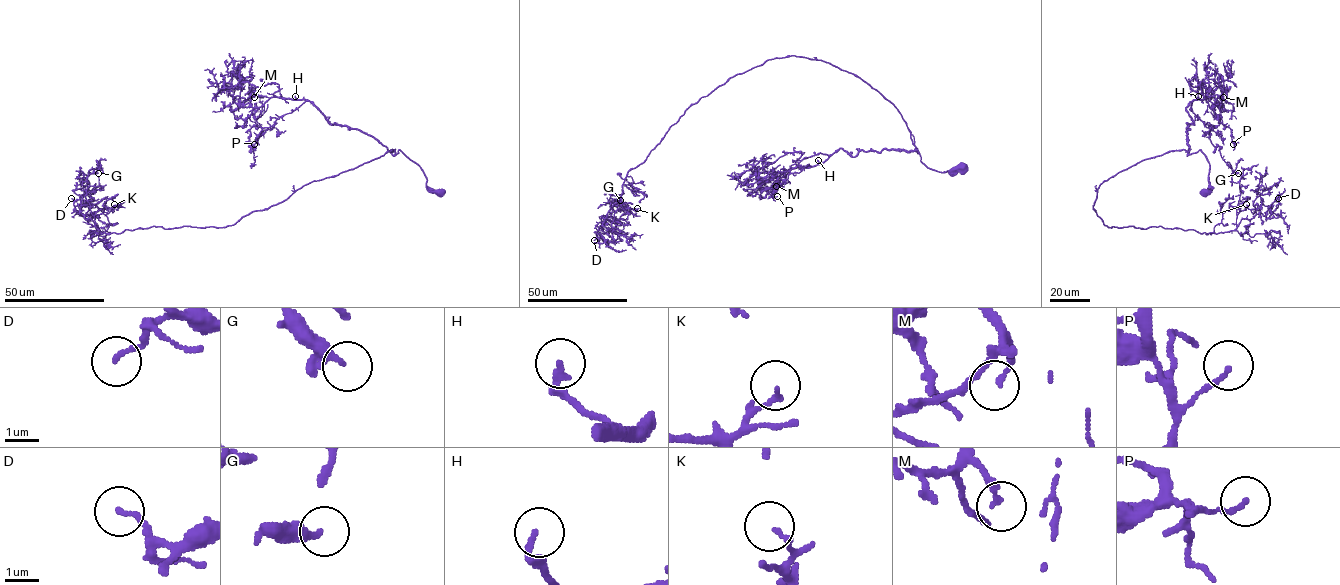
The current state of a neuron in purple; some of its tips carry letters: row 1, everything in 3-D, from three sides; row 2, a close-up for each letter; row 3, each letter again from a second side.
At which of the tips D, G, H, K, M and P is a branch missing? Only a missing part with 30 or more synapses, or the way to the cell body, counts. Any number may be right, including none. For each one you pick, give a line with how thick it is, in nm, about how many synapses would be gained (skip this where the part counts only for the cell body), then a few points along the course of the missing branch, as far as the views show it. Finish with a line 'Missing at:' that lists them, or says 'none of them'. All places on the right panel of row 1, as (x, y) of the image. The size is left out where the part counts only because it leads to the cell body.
Missing at: none of them

